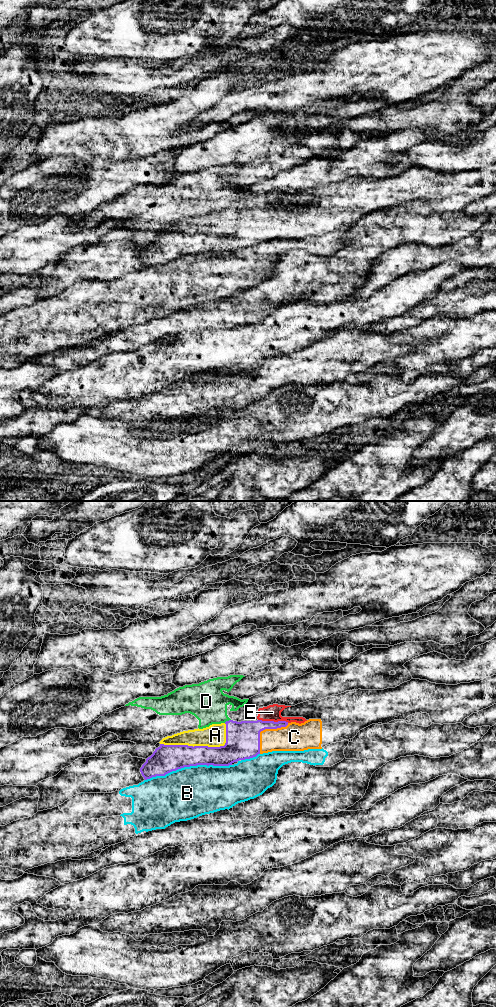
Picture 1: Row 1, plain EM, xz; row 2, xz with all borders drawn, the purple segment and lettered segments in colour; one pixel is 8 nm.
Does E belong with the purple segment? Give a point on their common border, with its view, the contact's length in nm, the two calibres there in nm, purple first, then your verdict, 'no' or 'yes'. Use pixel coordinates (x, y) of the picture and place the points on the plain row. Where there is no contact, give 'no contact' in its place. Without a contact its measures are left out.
contact xz (273, 209); length 240 nm; calibres 220 and 130 nm; no

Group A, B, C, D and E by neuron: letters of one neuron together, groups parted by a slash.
A C / B / D E

